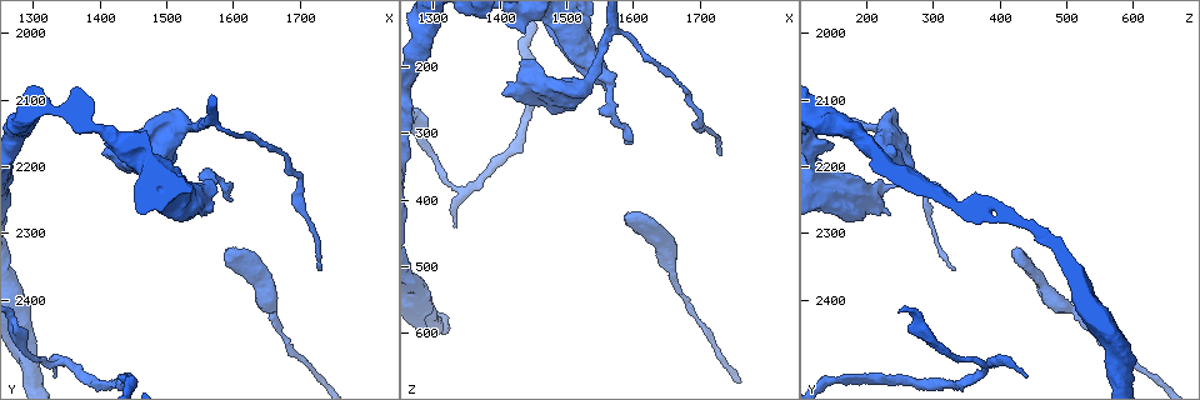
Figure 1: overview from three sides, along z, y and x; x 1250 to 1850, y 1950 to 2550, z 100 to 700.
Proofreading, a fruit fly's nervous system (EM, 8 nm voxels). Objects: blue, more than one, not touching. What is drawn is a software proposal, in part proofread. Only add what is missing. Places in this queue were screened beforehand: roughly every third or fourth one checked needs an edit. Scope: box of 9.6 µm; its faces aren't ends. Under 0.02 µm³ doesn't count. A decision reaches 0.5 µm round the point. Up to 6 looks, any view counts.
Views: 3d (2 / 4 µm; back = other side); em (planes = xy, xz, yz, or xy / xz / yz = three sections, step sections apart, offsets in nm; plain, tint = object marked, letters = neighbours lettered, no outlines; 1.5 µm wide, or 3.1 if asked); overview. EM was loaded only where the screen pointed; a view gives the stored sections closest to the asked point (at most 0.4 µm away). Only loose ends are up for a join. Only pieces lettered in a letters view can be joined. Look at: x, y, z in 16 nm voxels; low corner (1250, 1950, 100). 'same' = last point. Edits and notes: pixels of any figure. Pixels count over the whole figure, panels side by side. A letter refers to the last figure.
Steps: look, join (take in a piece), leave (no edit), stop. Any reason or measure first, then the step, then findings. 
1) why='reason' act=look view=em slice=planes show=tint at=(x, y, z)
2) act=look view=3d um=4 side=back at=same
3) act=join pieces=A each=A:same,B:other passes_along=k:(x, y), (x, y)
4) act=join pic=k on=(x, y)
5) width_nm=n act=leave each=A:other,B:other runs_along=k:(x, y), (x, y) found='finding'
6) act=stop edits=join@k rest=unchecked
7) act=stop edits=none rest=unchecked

why='an open end' act=look view=3d um=2 at=(1330, 2520, 440)

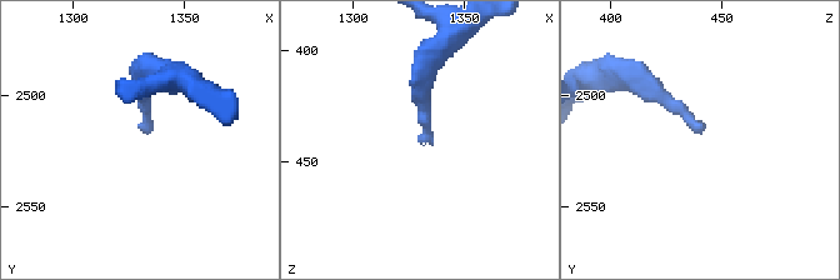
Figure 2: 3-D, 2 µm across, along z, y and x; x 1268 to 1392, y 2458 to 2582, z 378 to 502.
act=look view=em slice=planes show=tint at=(1329, 2516, 440)

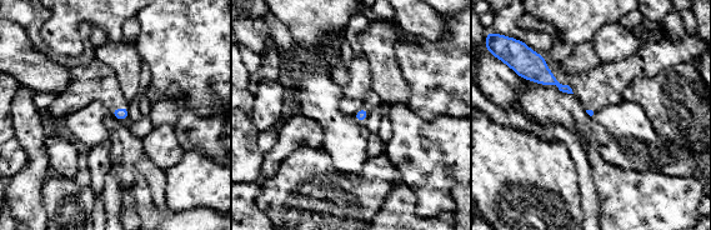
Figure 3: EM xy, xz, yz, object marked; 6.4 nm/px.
act=look view=em slice=planes show=letters at=same

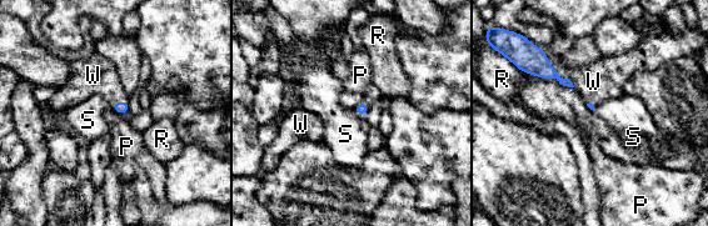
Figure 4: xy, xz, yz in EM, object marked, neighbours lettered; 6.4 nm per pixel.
act=join pieces=W each=P:other,R:other,S:other,W:same passes_along=4:(529, 59), (556, 70), (592, 81) found='the neuron continues'

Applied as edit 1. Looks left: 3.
why='see it whole again' act=look view=overview

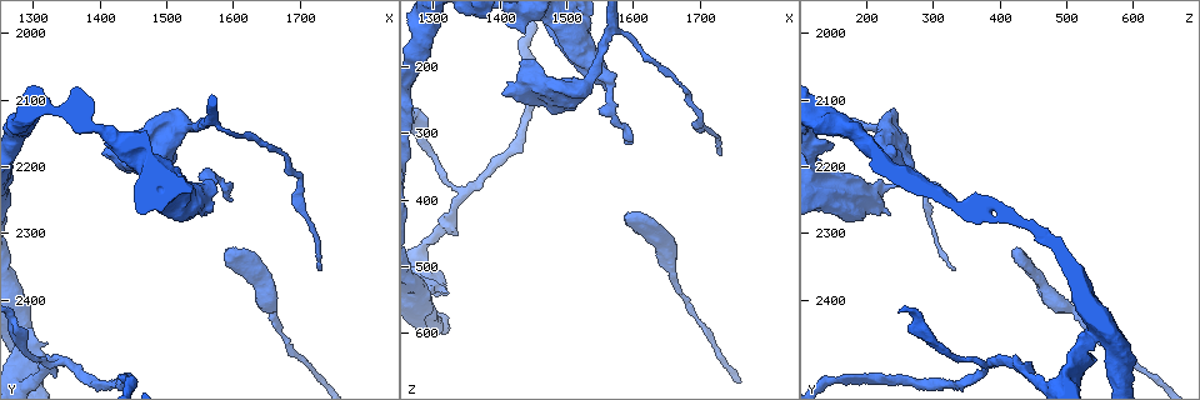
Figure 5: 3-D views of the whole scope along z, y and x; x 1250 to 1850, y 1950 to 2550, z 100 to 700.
why='an open end' act=look view=3d um=4 at=(1590, 2325, 430)

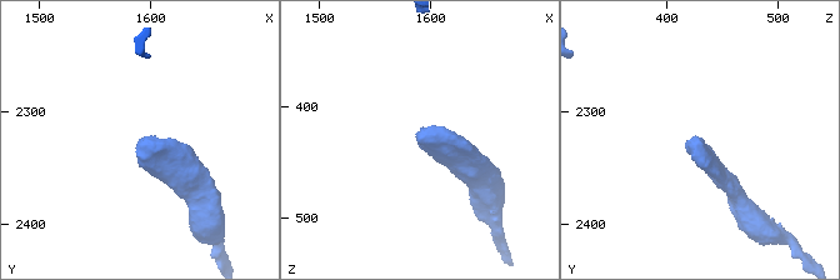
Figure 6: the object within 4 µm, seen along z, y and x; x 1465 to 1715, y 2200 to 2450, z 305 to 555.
why='now the EM' act=look view=em slice=planes show=letters at=(1594, 2324, 426)

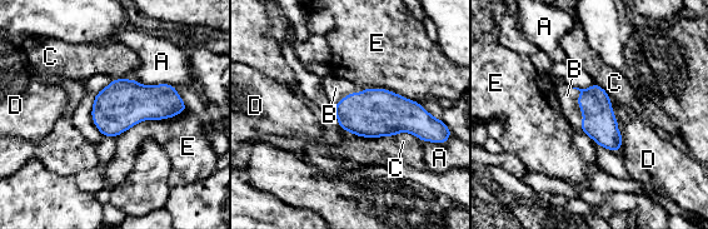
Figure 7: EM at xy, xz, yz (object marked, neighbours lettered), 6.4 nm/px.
width_nm=200 act=join pieces=B each=A:other,B:same,C:other,D:other,E:other passes_along=7:(599, 123), (577, 103), (567, 95) found='it goes on there'

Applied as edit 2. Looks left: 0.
act=stop edits=join@4,join@7 rest=unchecked

